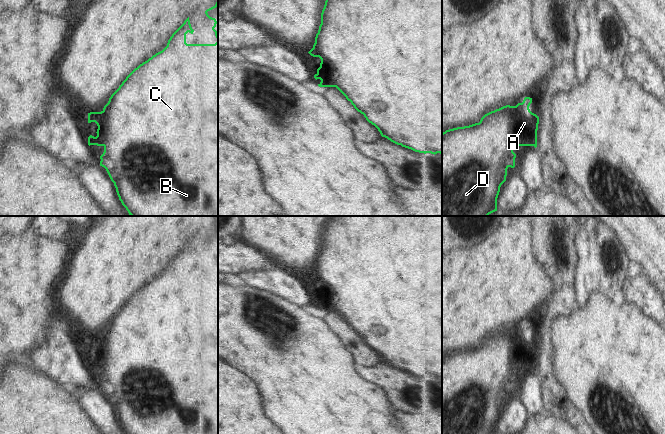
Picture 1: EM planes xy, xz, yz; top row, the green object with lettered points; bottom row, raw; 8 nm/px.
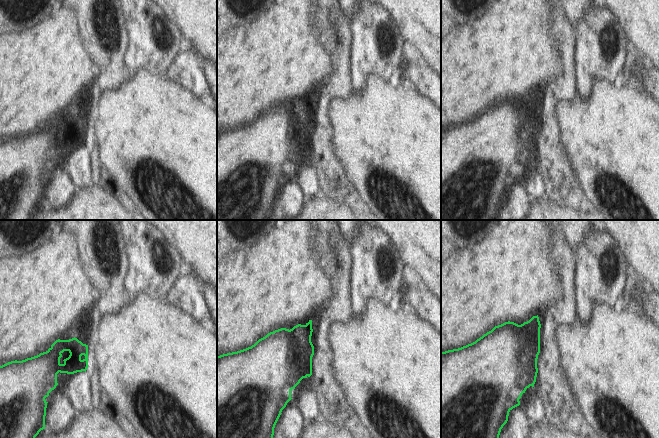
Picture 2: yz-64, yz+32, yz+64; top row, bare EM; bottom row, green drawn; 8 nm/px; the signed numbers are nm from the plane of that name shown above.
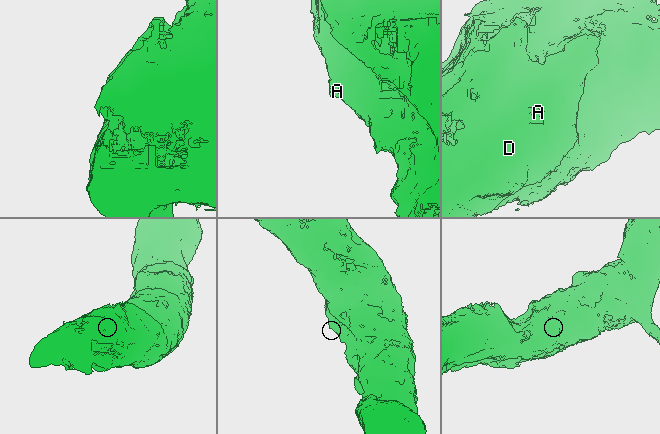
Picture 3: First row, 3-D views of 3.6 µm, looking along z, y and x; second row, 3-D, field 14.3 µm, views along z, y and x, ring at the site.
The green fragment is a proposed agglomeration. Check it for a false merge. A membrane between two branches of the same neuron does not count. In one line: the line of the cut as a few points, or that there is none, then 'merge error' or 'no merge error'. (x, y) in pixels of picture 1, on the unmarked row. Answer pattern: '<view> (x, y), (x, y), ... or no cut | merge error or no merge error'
no cut | no merge error

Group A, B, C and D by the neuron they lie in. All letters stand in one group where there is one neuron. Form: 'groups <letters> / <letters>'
groups A B C D

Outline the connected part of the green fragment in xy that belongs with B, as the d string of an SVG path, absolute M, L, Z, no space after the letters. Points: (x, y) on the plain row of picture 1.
M218 224L205 238L215 246L212 251L217 262L215 268L187 268L186 258L194 256L188 241L172 258L162 275L140 288L126 301L101 336L88 337L88 347L95 346L98 350L97 360L90 359L88 369L104 371L100 390L106 393L126 434L218 434Z

